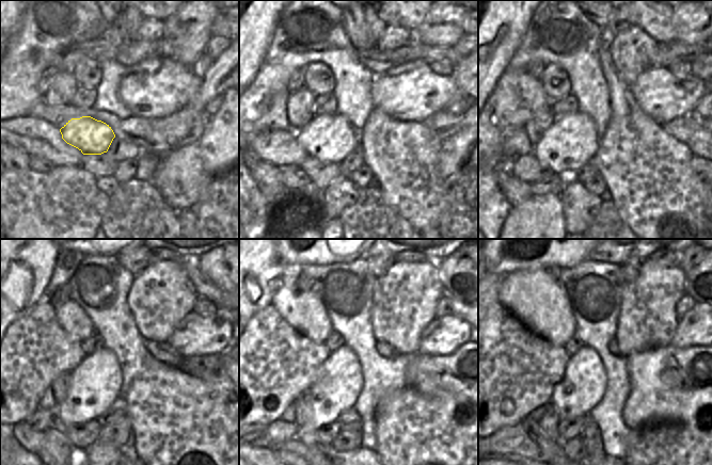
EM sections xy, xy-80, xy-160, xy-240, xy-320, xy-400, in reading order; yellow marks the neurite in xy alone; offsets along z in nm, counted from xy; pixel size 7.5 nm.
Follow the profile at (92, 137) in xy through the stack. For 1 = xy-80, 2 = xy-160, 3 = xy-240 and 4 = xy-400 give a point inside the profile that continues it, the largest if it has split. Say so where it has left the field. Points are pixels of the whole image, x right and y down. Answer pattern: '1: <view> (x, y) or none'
1: xy-80 (331, 138)
2: xy-160 (572, 140)
3: xy-240 (95, 383)
4: xy-400 (584, 383)

